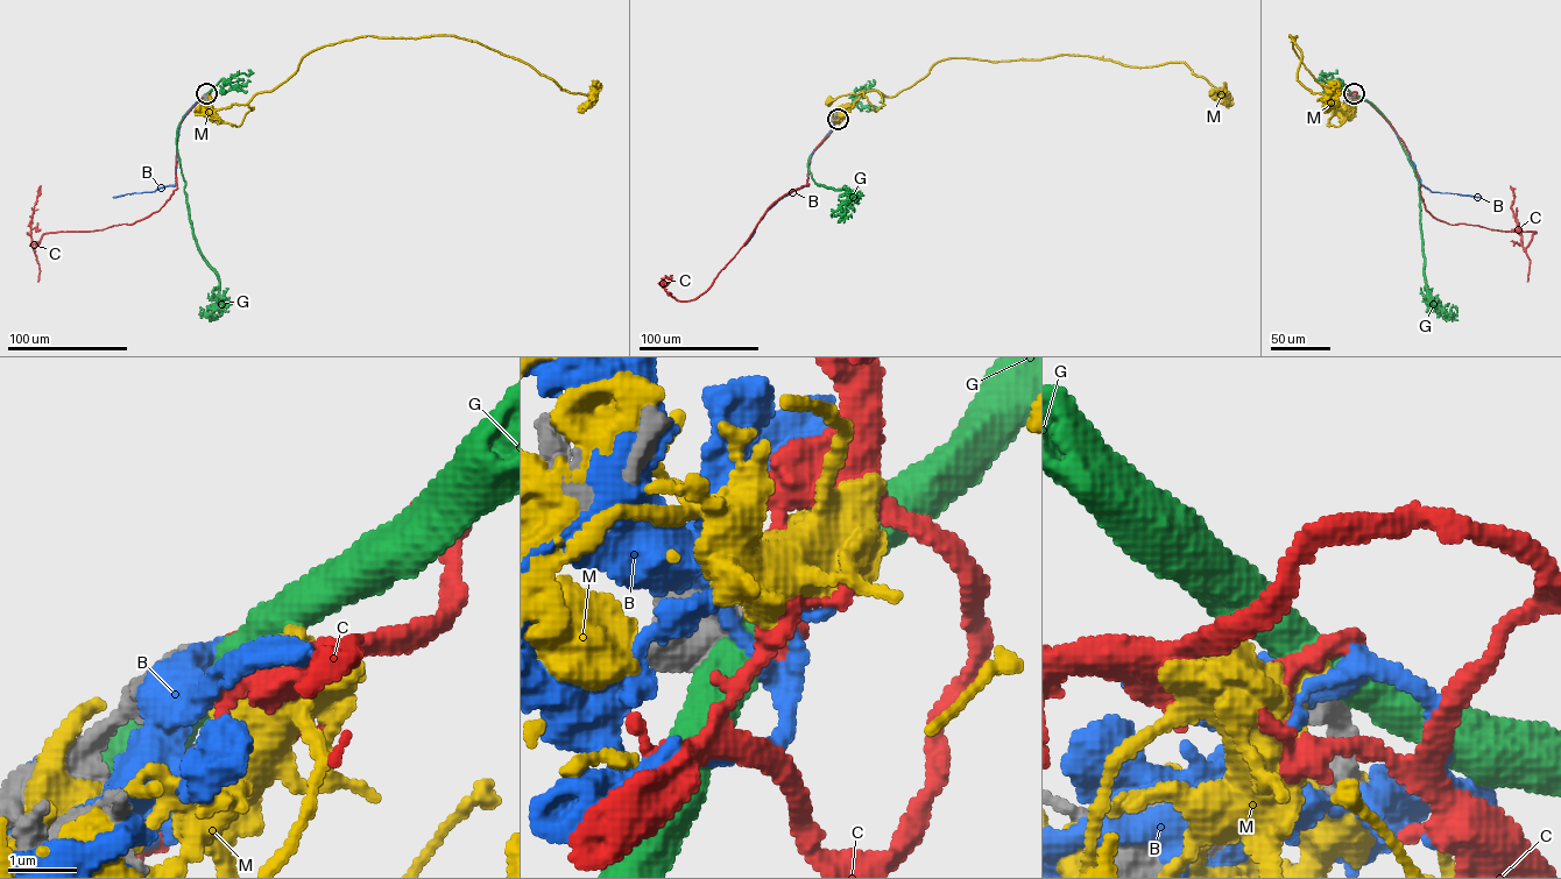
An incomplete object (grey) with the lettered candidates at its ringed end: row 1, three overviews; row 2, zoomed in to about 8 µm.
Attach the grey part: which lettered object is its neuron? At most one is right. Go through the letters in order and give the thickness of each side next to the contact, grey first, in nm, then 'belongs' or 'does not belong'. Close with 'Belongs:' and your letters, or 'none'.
B: 800 nm thick on the grey side, 440 nm on the other; does not belong
C: 480 nm thick on the grey side, 300 nm on the other; belongs
G: 750 nm thick on the grey side, 500 nm on the other; does not belong
M: 400 nm thick on the grey side, 750 nm on the other; does not belong
Belongs: C

